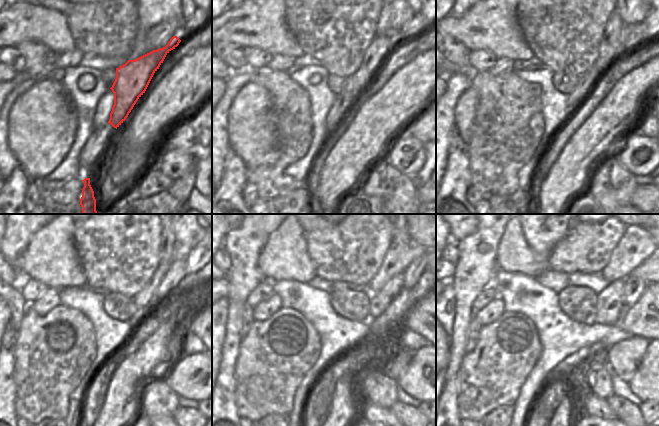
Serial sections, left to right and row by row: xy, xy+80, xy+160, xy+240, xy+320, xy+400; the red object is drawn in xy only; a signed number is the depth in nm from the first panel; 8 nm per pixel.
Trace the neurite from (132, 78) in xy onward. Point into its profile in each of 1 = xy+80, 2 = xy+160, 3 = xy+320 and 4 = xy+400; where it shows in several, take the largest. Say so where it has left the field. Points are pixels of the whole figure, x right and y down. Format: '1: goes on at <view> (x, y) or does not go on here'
1: goes on at xy+80 (383, 47)
2: goes on at xy+160 (608, 47)
3: goes on at xy+320 (393, 234)
4: does not go on here

